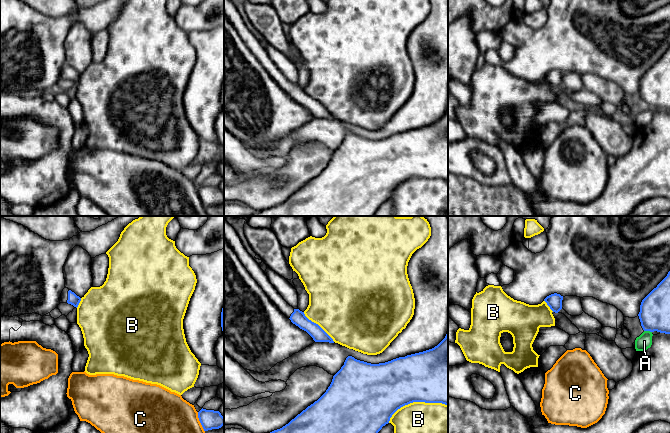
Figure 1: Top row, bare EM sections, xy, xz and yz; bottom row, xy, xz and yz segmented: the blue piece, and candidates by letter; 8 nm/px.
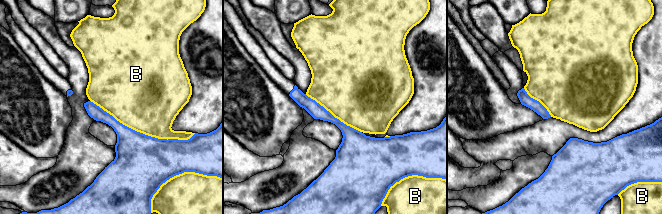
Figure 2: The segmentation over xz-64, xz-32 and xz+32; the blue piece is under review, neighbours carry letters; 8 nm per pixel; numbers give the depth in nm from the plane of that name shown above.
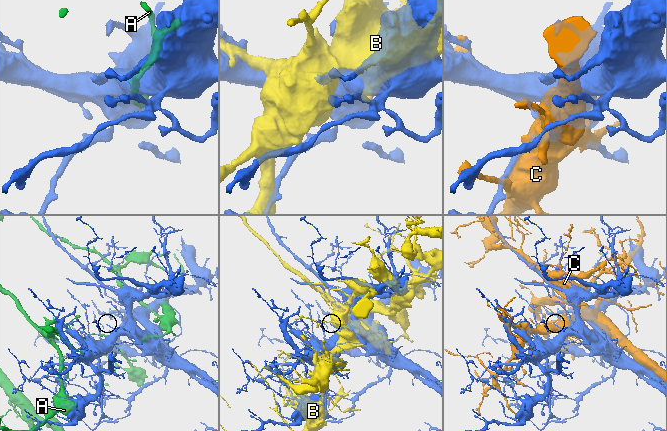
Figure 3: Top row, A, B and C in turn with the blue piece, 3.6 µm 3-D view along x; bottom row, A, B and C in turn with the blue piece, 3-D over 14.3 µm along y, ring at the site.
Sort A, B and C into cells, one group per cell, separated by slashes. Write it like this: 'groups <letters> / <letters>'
groups A / B / C

